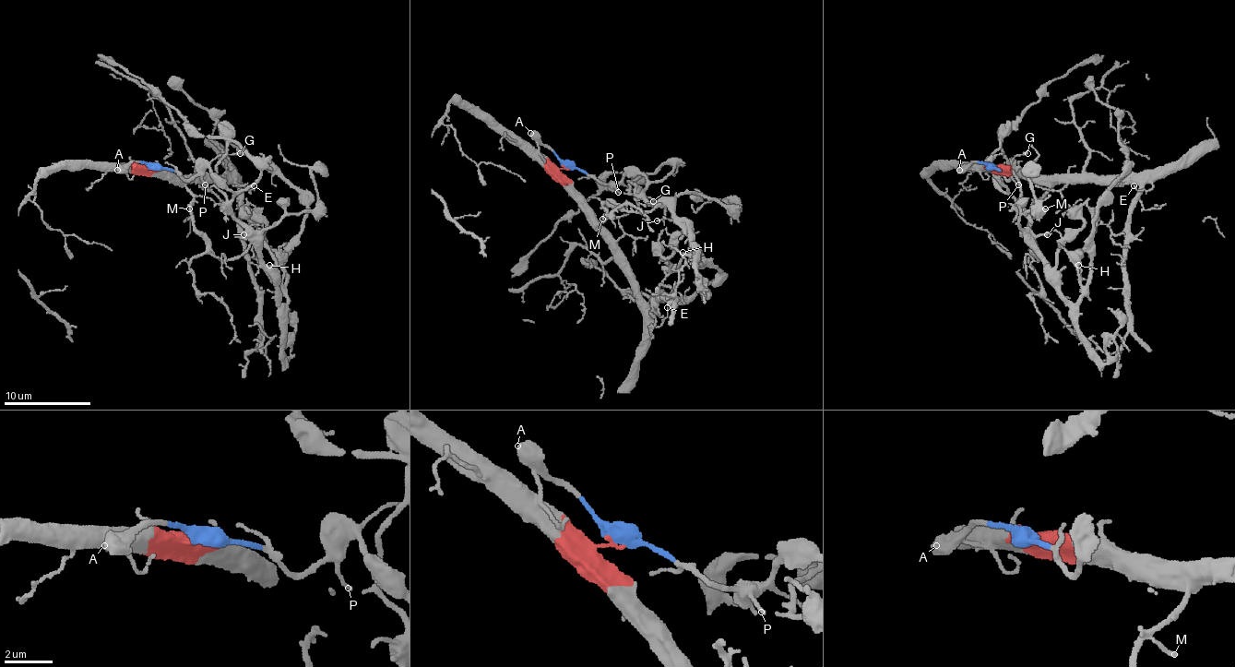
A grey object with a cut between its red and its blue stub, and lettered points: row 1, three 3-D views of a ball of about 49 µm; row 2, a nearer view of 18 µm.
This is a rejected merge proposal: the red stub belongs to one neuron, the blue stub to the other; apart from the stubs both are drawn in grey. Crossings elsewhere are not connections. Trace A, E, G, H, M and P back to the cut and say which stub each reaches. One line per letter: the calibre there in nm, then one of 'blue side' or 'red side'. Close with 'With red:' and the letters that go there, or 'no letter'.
A: 600 nm | blue side
E: 90 nm | red side
G: 140 nm | blue side
H: 120 nm | blue side
M: 160 nm | red side
P: 100 nm | blue side
With red: E, M

